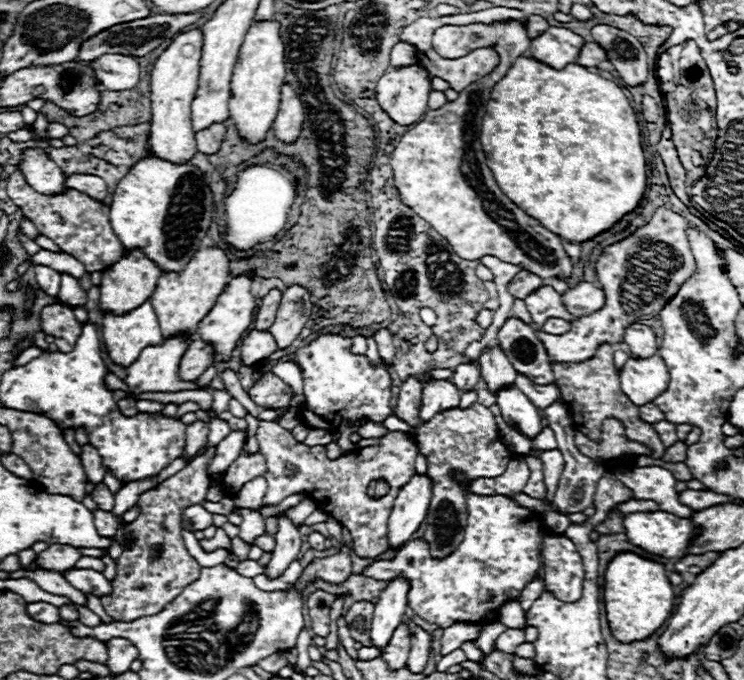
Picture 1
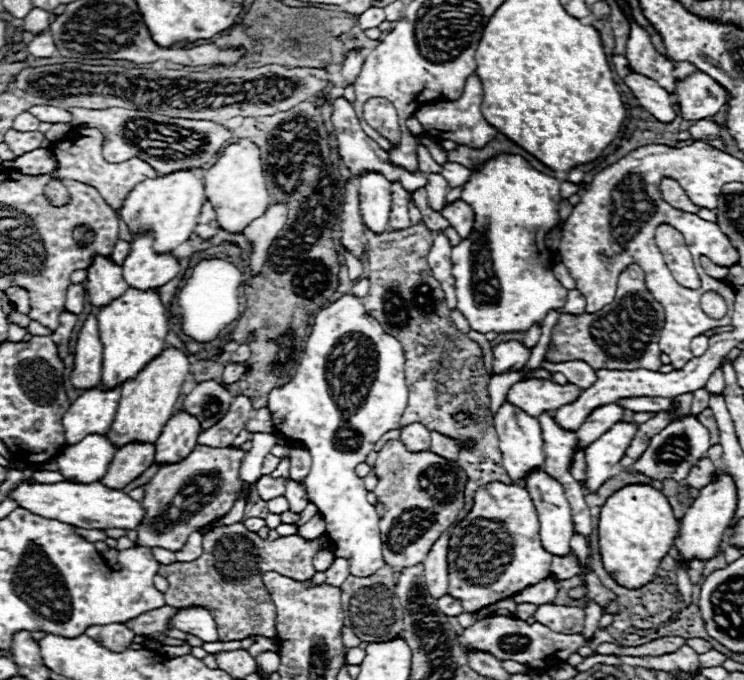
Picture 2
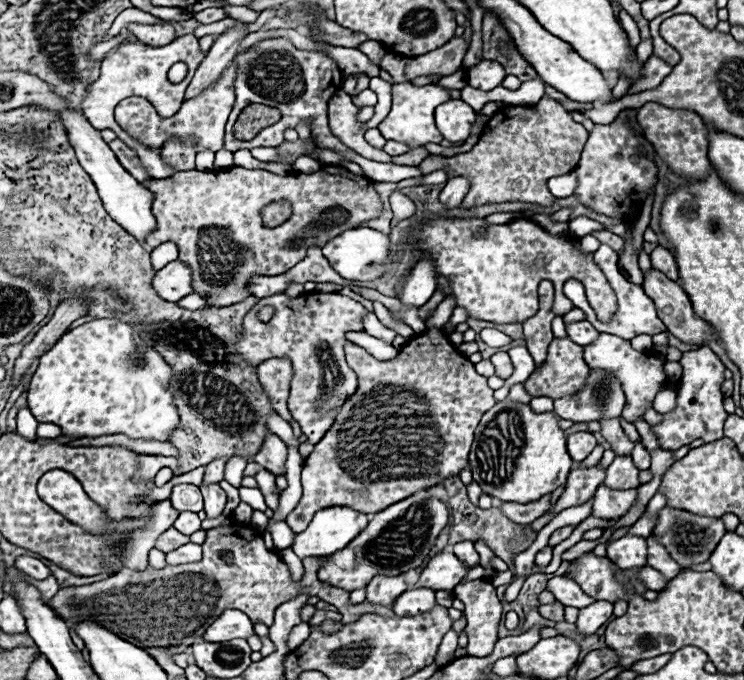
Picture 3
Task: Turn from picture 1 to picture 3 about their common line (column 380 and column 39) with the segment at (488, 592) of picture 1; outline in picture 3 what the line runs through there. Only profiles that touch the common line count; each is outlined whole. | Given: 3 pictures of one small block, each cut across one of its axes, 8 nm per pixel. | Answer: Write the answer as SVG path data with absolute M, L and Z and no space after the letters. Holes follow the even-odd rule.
M18 556L16 568L34 580L46 580L52 574L38 558L32 558L32 556Z

